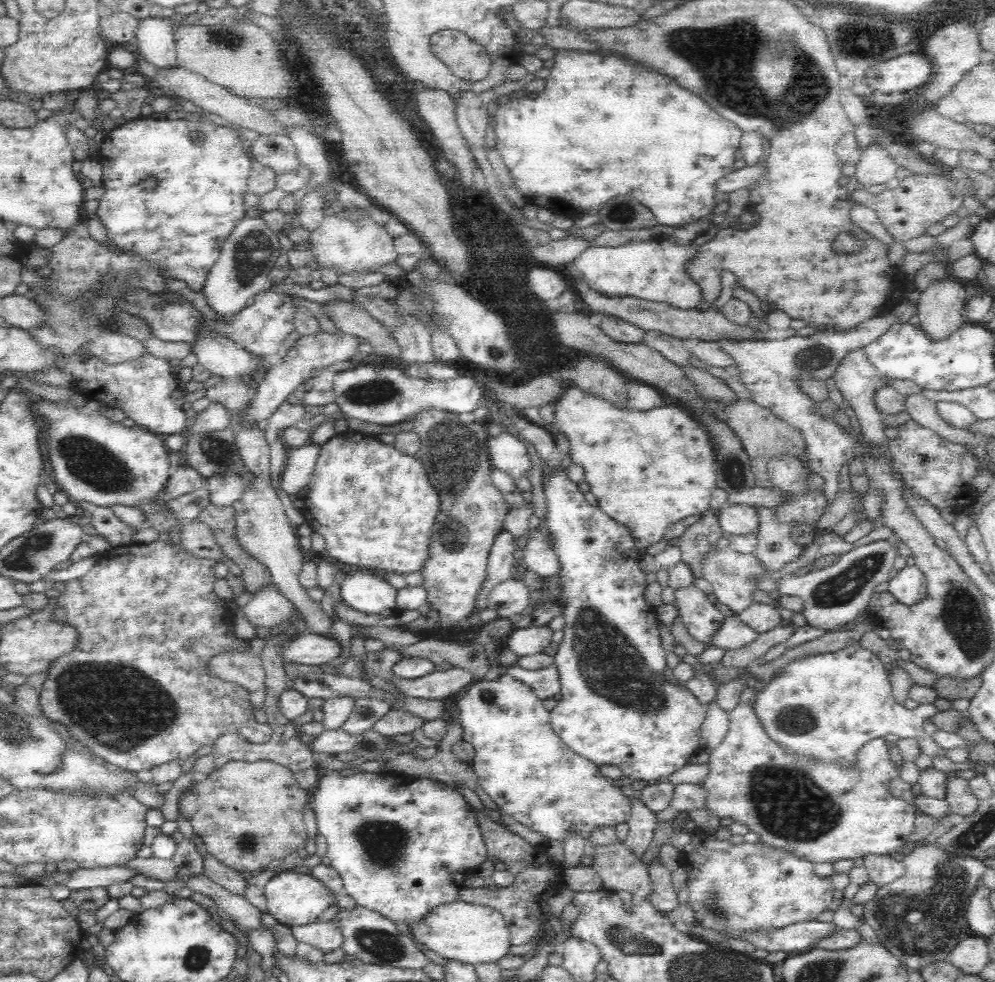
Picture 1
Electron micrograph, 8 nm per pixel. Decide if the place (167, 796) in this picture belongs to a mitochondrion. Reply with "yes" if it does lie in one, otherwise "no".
no

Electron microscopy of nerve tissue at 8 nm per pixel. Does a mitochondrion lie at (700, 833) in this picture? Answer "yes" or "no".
no

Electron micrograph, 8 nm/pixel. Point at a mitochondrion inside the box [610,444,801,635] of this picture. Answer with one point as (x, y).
(732, 466)

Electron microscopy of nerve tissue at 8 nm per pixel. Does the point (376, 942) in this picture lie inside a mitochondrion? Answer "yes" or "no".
yes

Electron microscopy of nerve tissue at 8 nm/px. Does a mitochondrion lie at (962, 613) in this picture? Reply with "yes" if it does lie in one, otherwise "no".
yes

